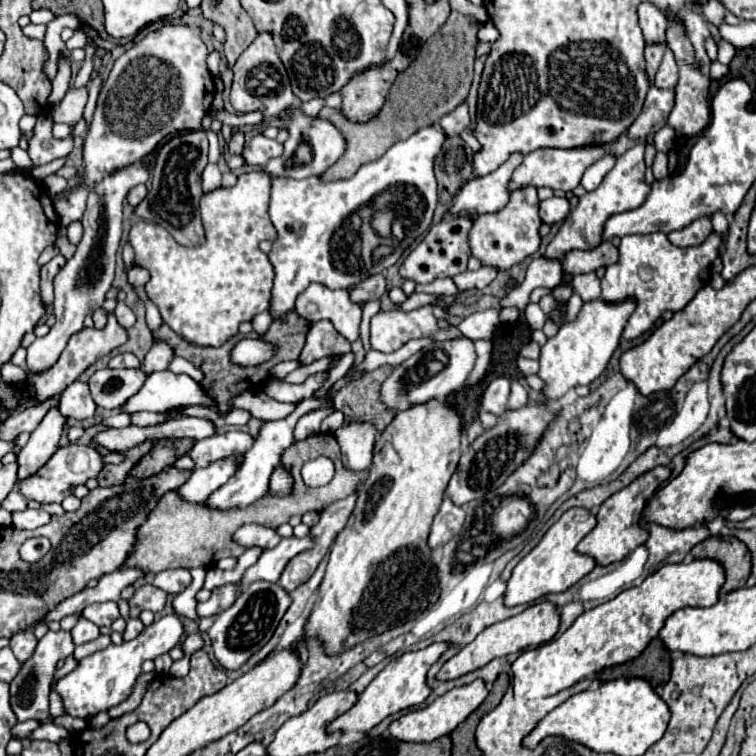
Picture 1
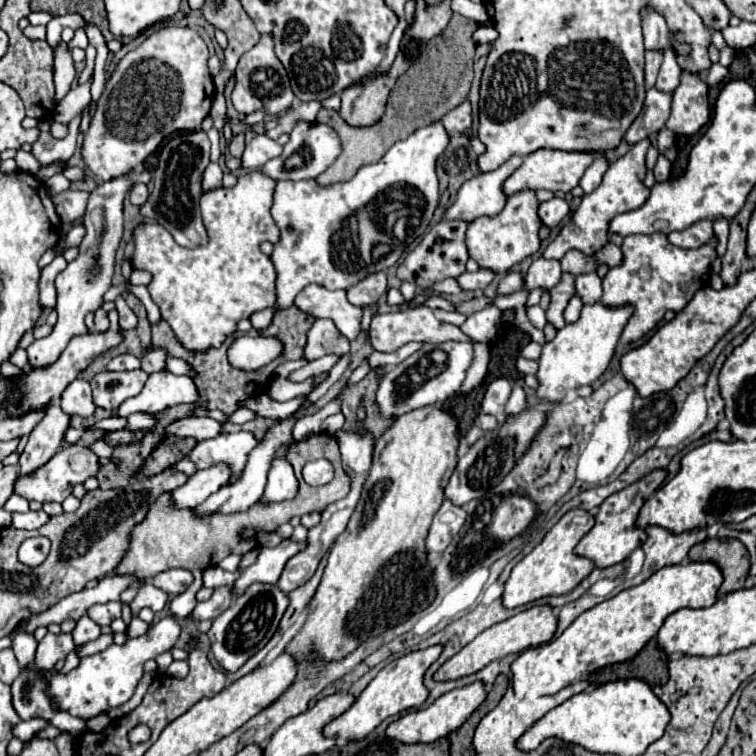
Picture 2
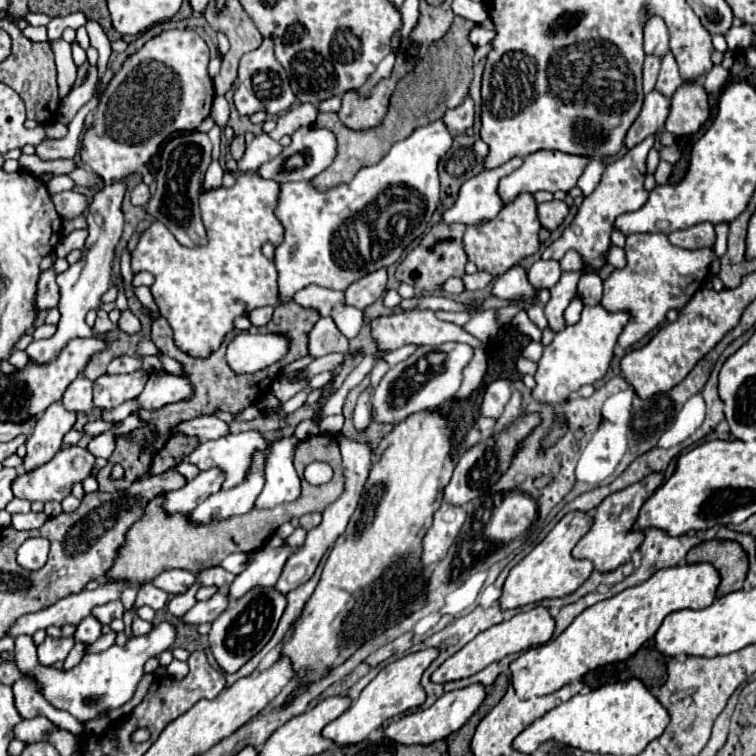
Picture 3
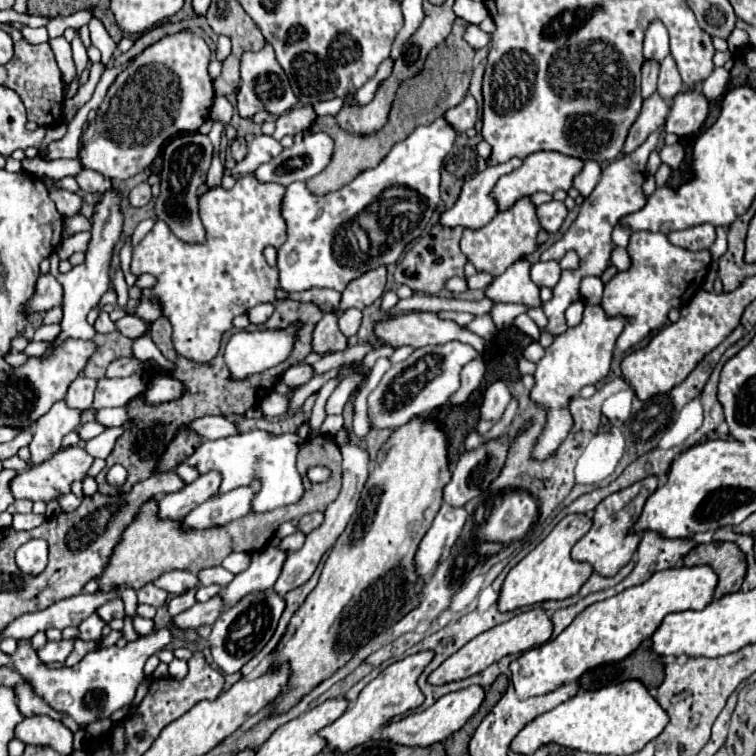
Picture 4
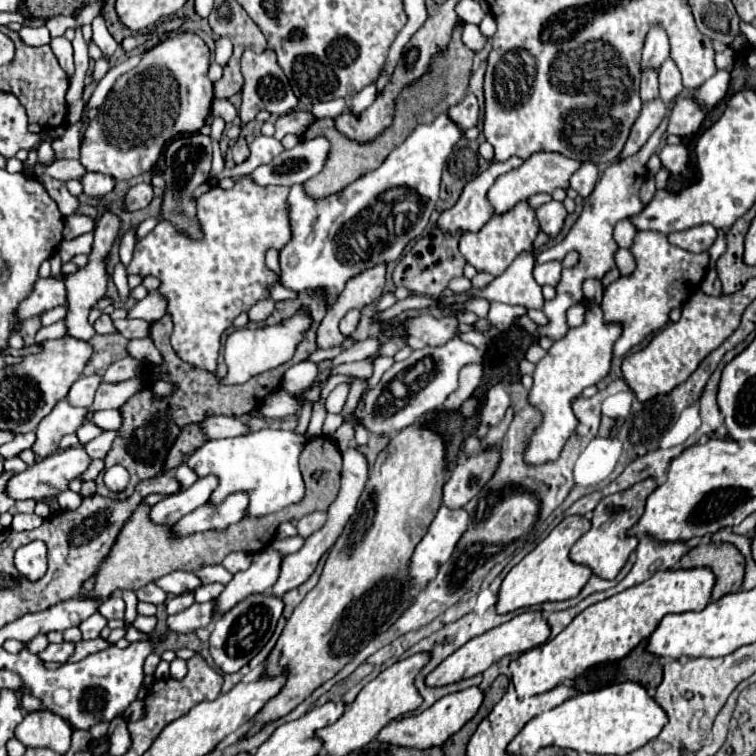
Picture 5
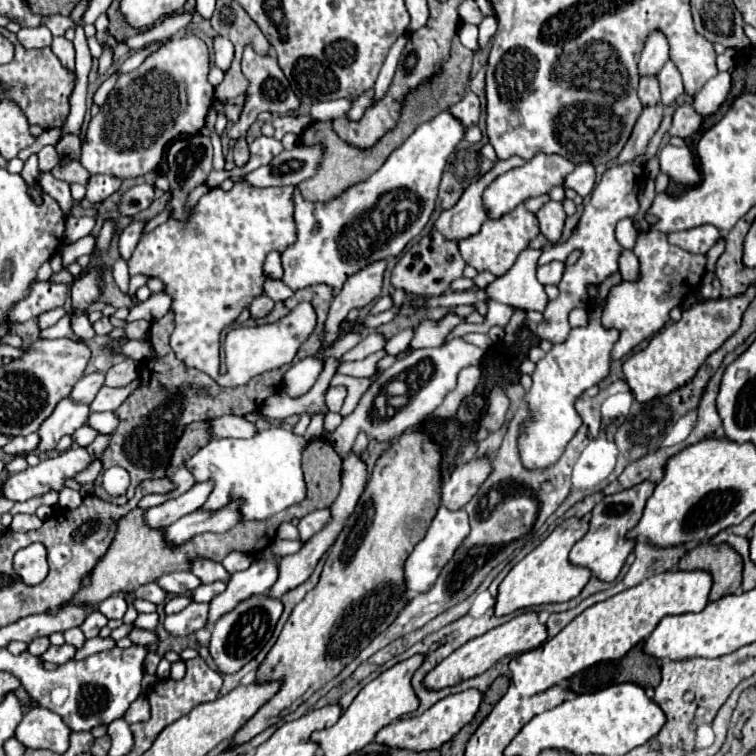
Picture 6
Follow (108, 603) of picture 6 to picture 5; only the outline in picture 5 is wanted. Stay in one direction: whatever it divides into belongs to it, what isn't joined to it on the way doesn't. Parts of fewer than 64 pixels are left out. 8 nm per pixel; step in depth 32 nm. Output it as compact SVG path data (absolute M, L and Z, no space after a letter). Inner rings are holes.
M112 594L112 598L104 600L98 608L98 612L106 618L106 620L112 620L112 618L124 618L124 600L120 594Z

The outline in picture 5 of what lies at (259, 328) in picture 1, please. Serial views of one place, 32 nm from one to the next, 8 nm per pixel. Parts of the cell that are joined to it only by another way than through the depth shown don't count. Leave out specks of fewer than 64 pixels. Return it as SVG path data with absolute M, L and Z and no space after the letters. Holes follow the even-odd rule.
M262 300L262 302L254 304L248 310L248 316L250 316L252 322L262 322L262 320L266 320L272 314L272 308L274 308L274 302L272 300Z

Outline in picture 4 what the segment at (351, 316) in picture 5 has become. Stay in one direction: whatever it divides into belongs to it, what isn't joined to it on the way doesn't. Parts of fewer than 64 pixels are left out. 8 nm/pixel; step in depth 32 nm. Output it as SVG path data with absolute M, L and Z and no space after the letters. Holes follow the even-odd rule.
M348 308L338 316L338 328L346 338L352 338L362 322L362 312L358 308Z

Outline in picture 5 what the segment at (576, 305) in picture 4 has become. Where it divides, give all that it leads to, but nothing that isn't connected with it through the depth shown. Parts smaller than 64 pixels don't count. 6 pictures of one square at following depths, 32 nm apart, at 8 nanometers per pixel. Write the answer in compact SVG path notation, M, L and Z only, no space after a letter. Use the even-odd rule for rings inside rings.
M574 304L570 310L568 310L568 324L570 326L580 326L584 322L584 306L582 304Z

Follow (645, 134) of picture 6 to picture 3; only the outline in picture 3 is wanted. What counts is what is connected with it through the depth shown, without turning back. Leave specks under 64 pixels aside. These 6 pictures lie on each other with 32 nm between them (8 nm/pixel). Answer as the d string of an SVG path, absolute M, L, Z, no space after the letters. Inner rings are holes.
M652 90L644 98L644 106L642 106L640 116L634 120L634 124L630 126L630 130L626 134L626 140L624 140L626 146L632 148L638 142L642 142L646 136L660 132L664 128L668 112L670 112L670 98Z

